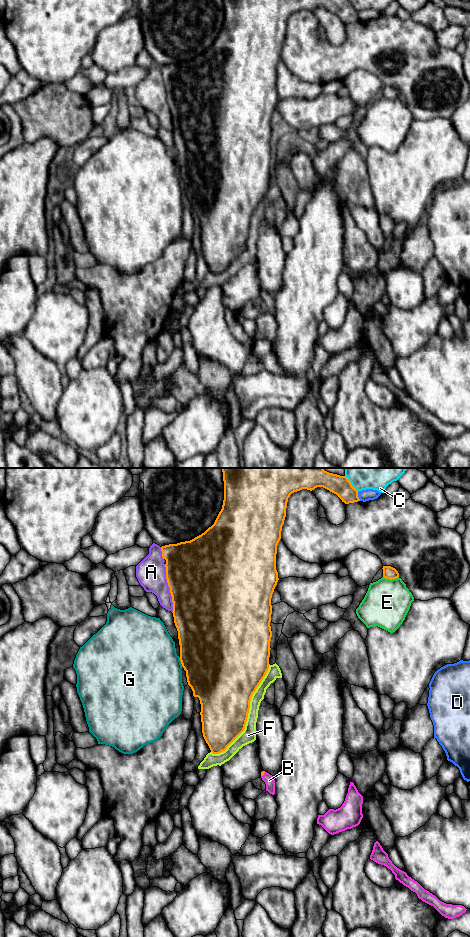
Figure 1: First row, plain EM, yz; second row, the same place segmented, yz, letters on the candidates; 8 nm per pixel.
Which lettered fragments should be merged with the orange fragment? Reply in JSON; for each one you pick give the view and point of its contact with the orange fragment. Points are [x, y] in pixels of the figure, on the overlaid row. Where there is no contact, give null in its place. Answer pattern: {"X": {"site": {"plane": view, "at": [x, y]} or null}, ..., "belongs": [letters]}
{"B": {"site": {"plane": "yz", "at": [263, 774]}}, "belongs": ["B"]}

